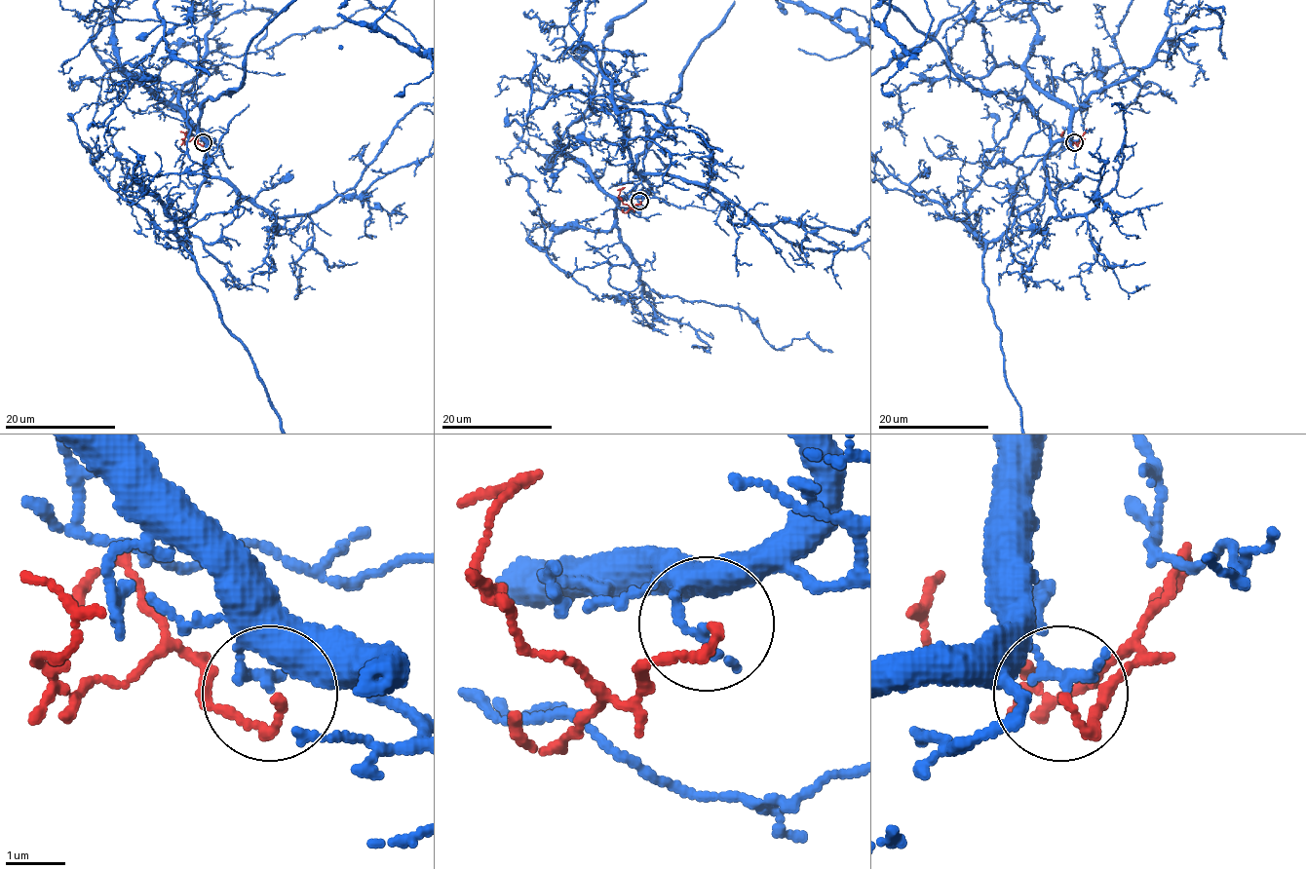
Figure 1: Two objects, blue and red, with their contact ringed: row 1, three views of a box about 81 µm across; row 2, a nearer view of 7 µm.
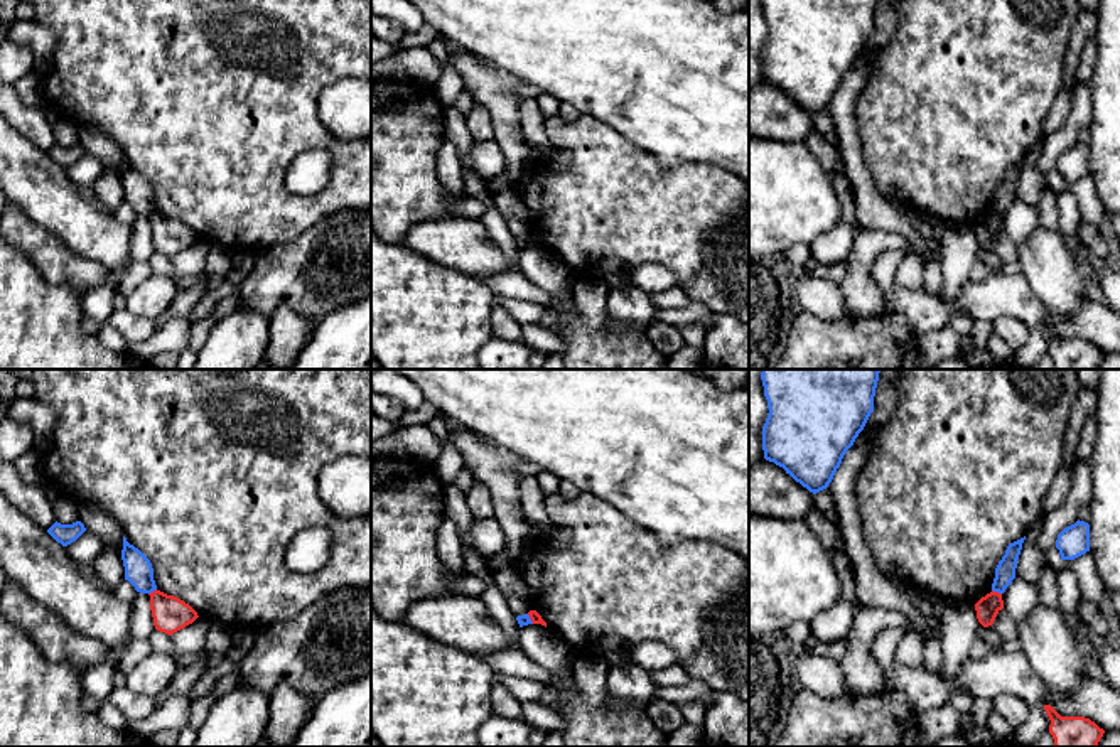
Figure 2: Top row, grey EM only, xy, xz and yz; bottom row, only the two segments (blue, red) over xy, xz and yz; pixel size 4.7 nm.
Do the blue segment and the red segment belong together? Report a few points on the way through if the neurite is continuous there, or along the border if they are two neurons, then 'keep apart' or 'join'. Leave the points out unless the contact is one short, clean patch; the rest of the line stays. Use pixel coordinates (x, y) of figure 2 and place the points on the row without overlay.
border yz (992, 211), (1001, 216); keep apart

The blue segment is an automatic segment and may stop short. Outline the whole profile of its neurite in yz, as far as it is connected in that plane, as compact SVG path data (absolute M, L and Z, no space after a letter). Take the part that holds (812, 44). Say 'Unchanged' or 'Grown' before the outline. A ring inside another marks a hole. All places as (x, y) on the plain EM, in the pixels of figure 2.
Unchanged. M761 0L767 22L764 81L816 116L874 34L879 0Z

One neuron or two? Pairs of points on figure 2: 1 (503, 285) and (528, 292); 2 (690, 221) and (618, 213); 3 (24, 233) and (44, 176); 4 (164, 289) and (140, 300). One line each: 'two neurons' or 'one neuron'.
1: one neuron
2: one neuron
3: two neurons
4: one neuron

